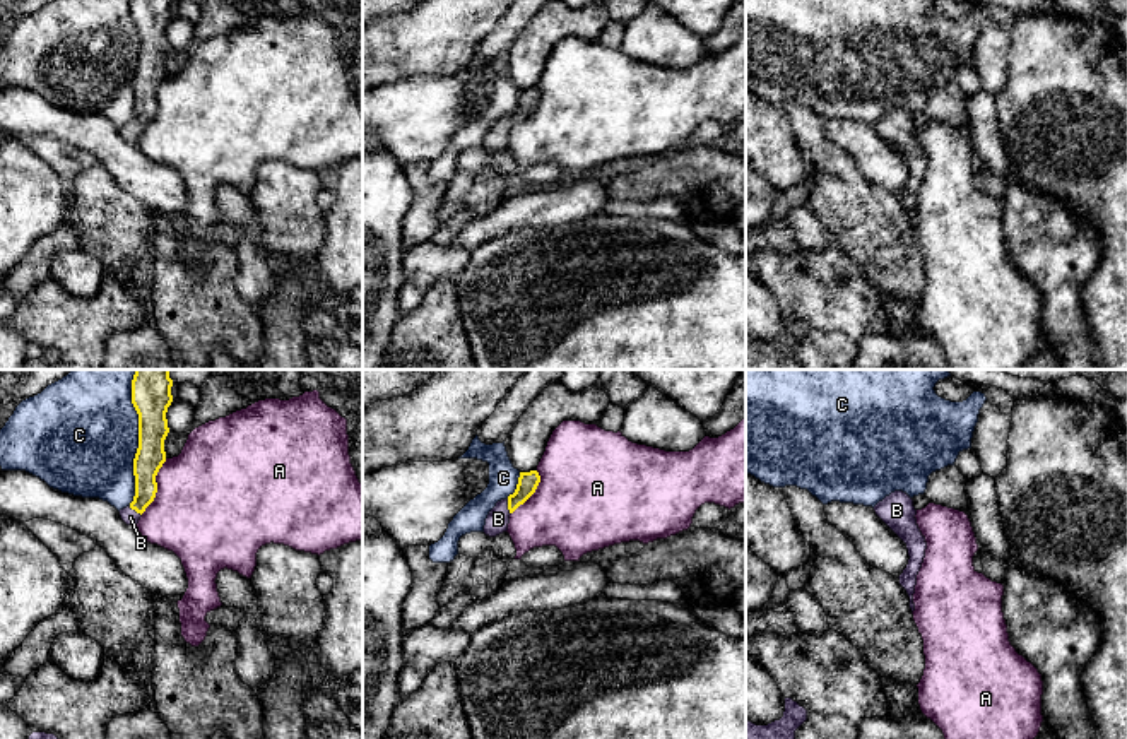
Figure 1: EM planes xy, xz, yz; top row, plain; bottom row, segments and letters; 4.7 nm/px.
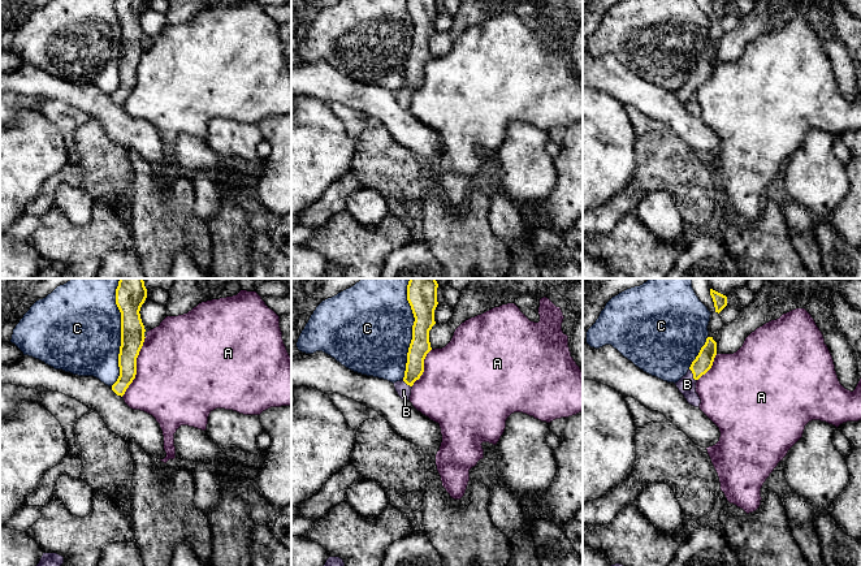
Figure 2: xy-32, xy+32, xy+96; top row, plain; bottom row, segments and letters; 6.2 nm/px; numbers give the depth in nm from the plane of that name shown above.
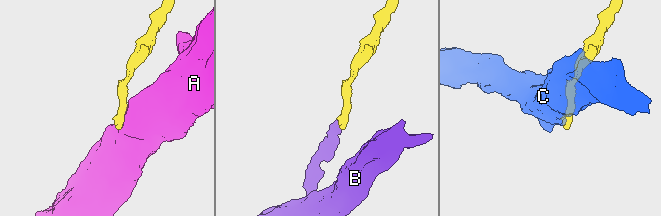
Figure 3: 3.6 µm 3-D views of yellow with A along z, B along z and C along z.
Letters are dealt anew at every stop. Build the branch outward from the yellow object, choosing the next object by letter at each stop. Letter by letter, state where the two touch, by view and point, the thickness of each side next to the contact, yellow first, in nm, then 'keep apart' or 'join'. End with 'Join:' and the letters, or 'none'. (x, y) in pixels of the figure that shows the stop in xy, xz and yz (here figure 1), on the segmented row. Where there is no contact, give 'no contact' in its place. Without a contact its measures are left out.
A: xy (156, 486) | 140/480 nm | keep apart
B: xz (508, 507) | 100/110 nm | join
C: xy (139, 438) | 190/500 nm | keep apart
Join: B

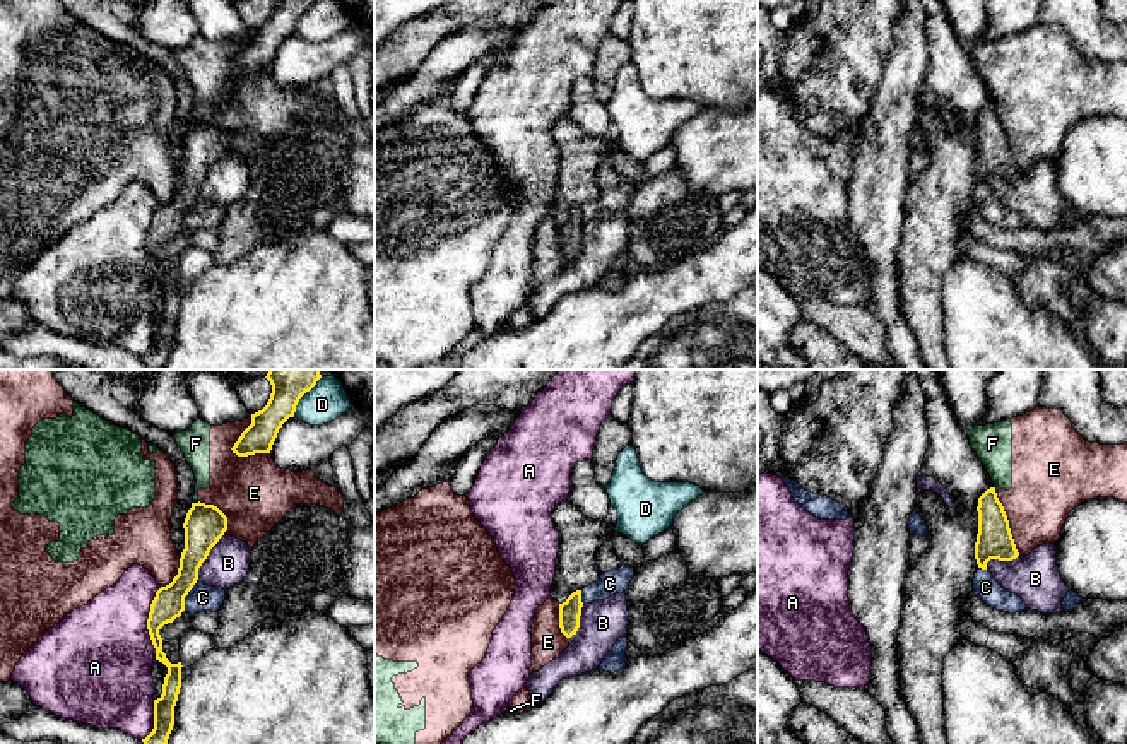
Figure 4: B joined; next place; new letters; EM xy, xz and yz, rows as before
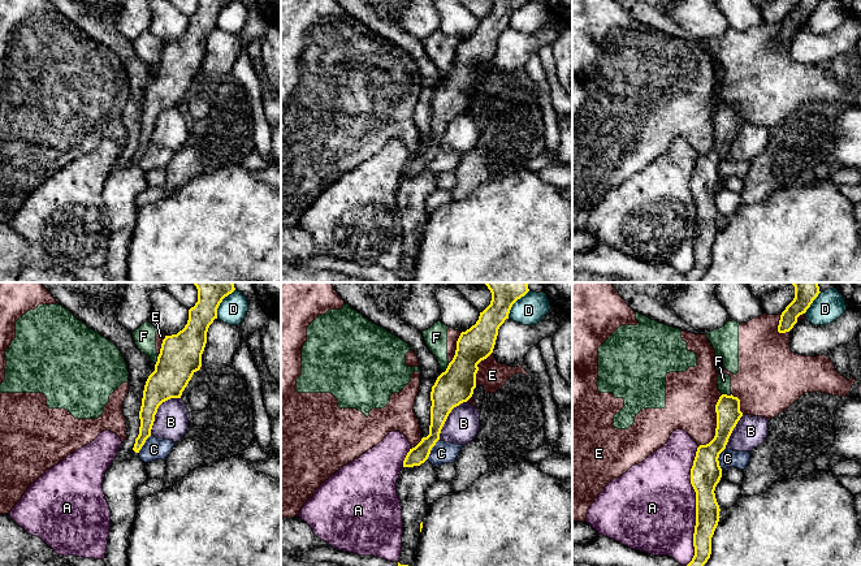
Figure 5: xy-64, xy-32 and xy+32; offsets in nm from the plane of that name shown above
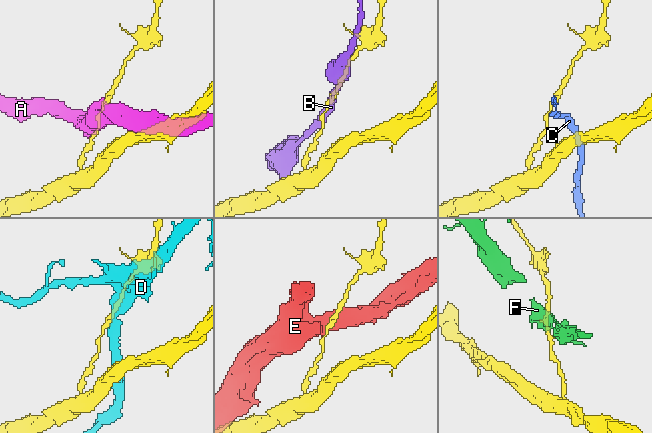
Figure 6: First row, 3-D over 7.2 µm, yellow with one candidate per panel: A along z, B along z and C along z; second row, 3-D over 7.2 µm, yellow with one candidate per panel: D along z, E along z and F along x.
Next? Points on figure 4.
A: xy (149, 618) | 150/440 nm | keep apart
B: xy (206, 558) | 190/200 nm | keep apart
C: xy (187, 594) | 150/130 nm | keep apart
D: xy (301, 395) | 240/190 nm | keep apart
E: xy (240, 436) | 150/300 nm | keep apart
F: yz (994, 490) | 180/190 nm | keep apart
Join: none

